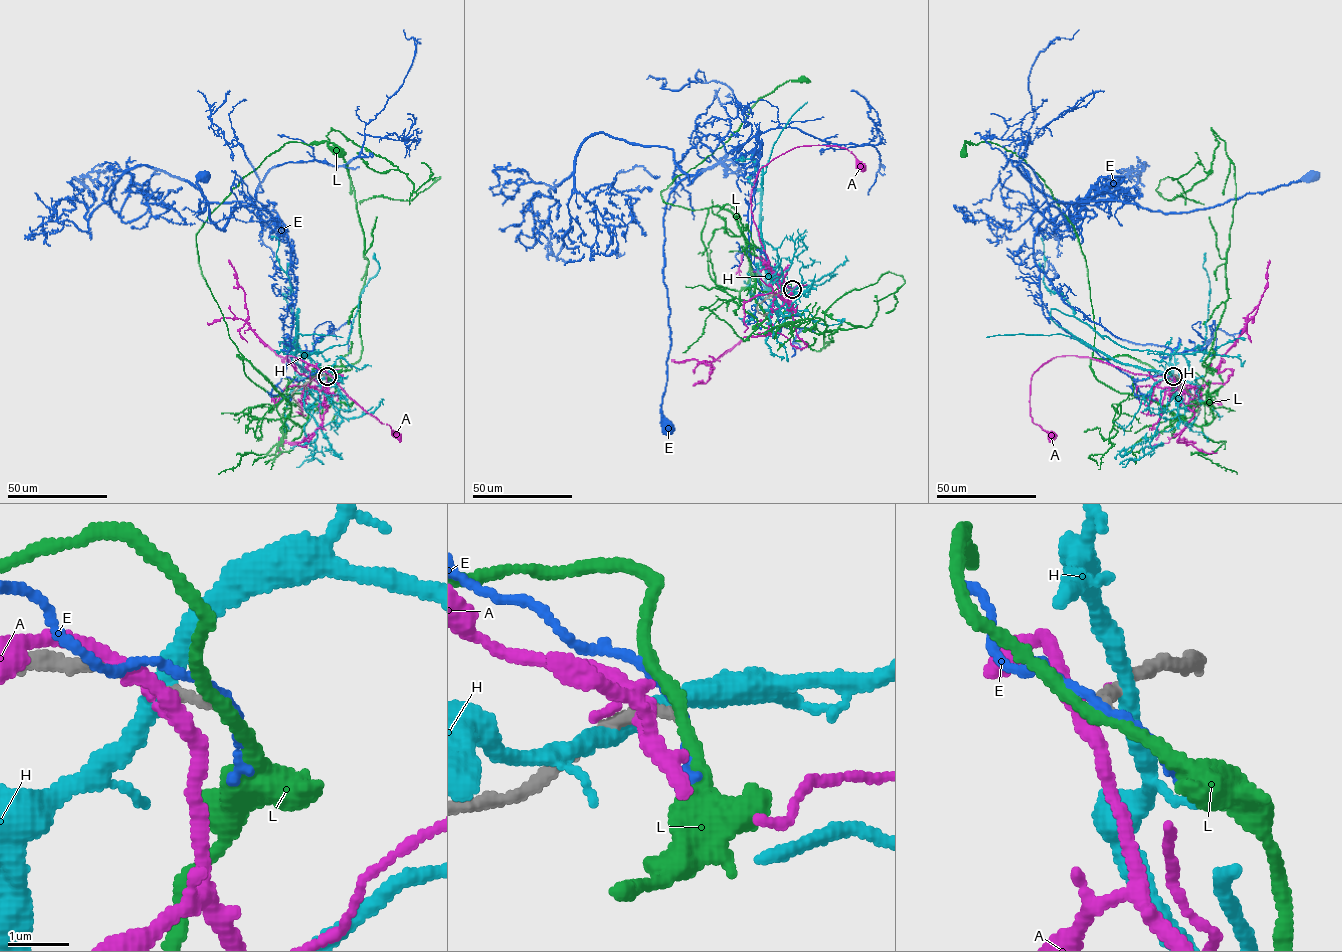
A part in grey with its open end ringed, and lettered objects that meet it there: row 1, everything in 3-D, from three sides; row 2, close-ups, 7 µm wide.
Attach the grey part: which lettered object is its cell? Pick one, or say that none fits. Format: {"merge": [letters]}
{"merge": []}

